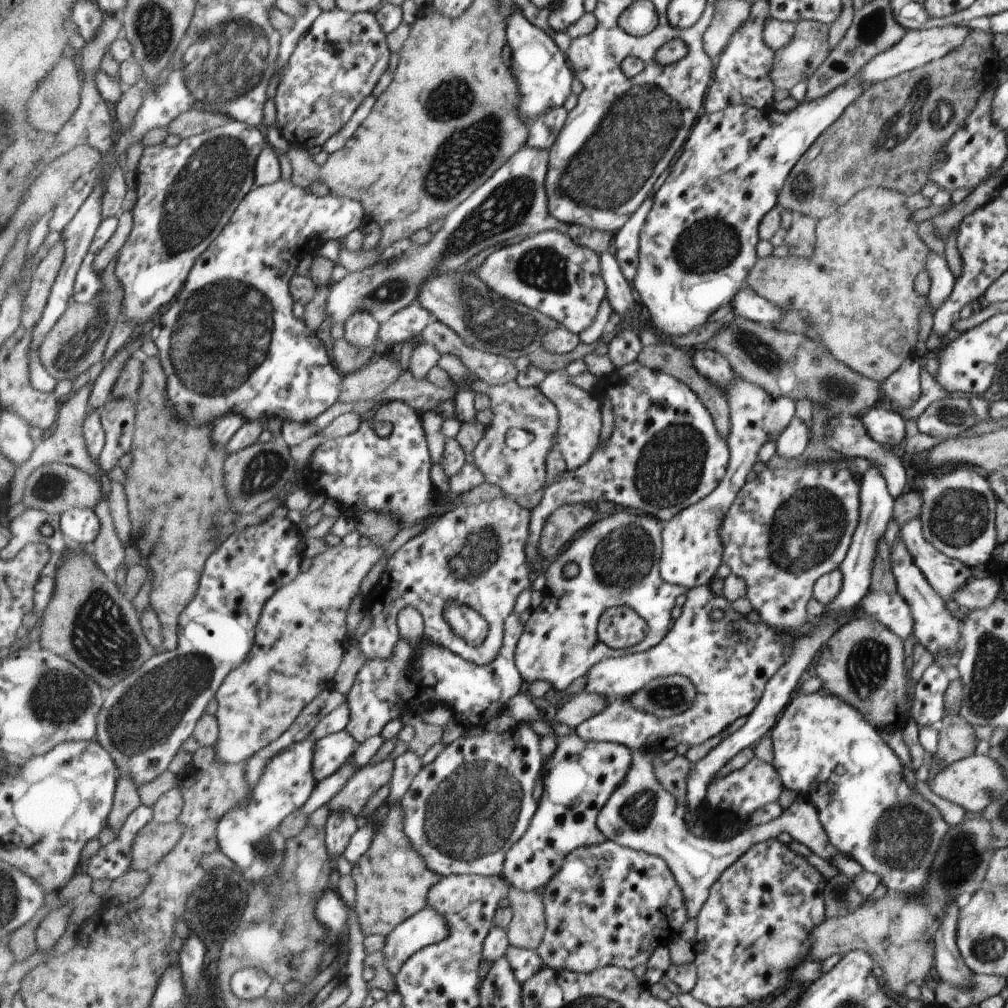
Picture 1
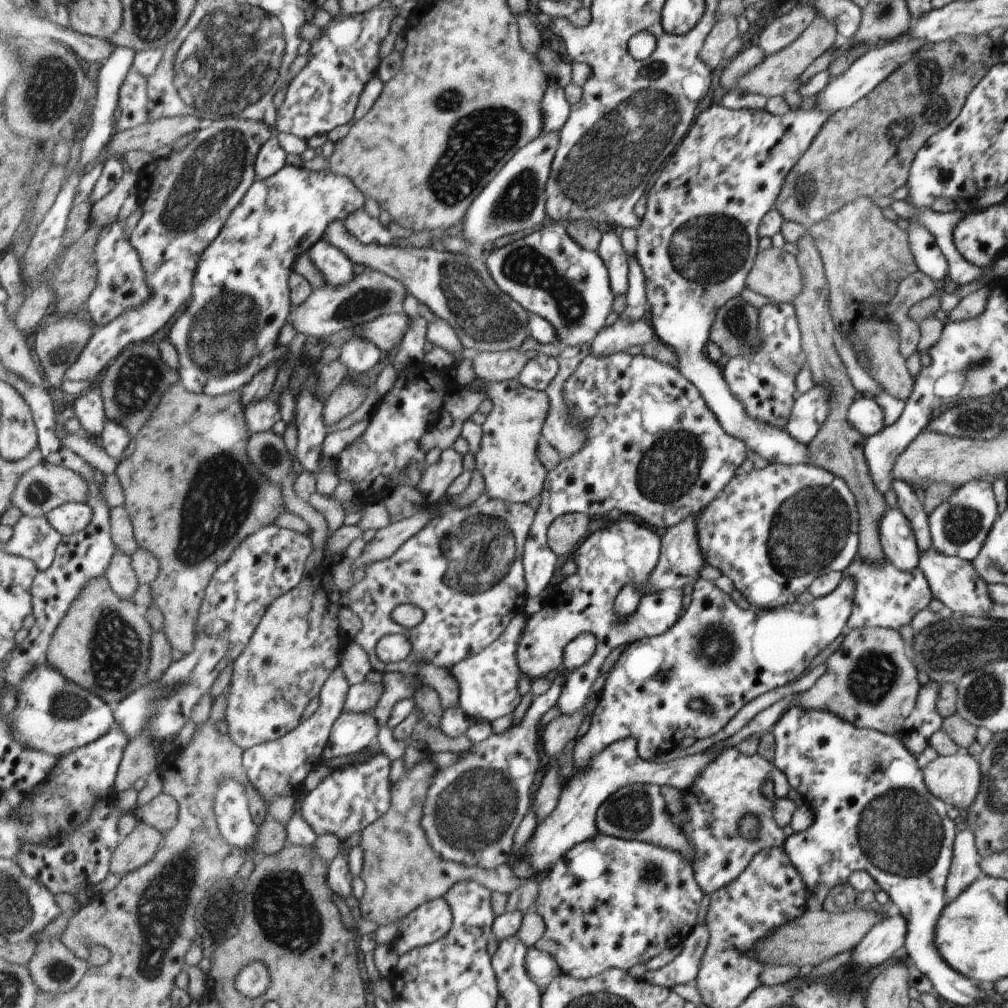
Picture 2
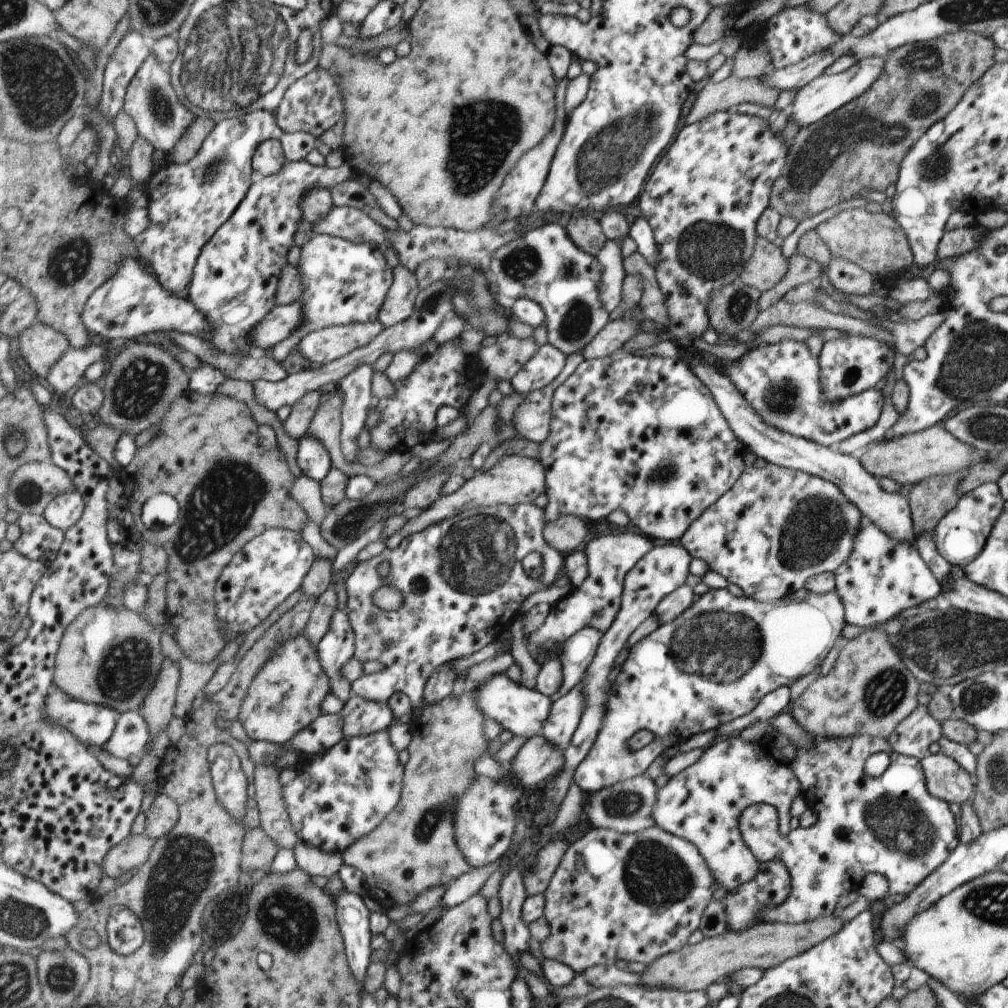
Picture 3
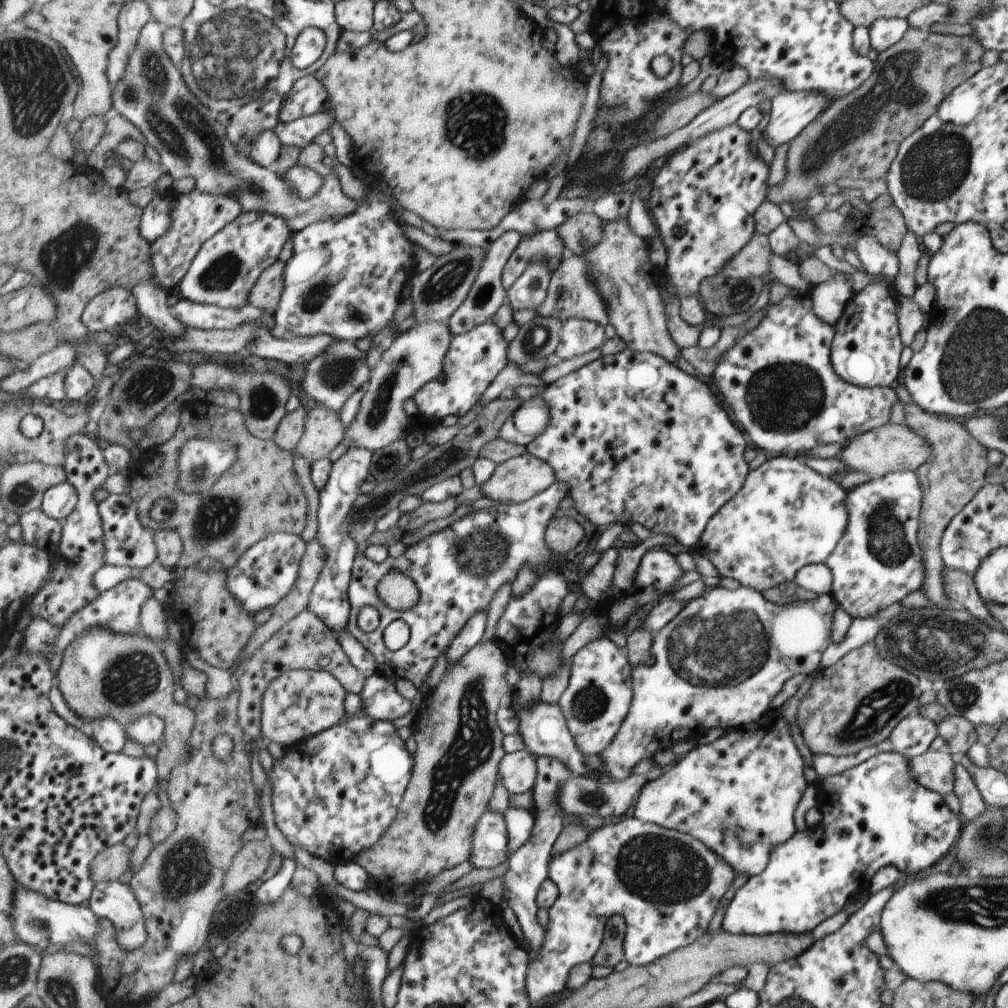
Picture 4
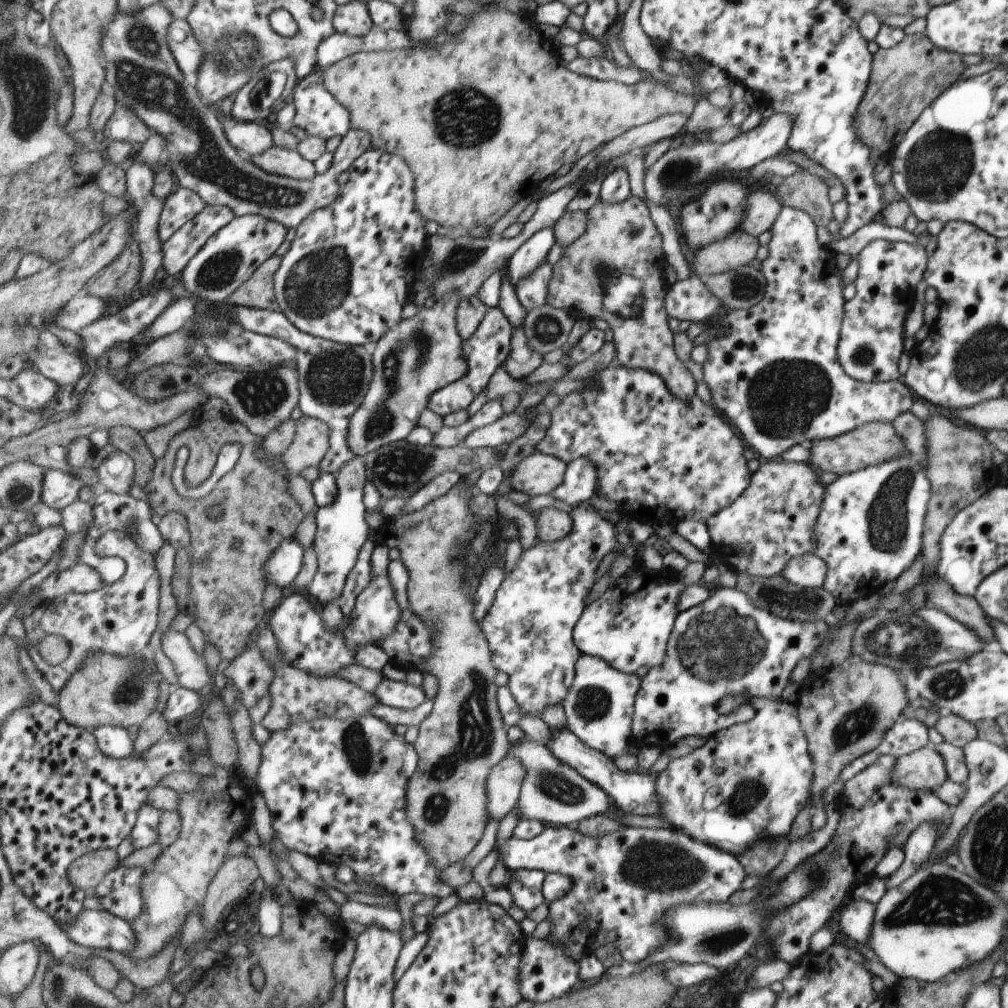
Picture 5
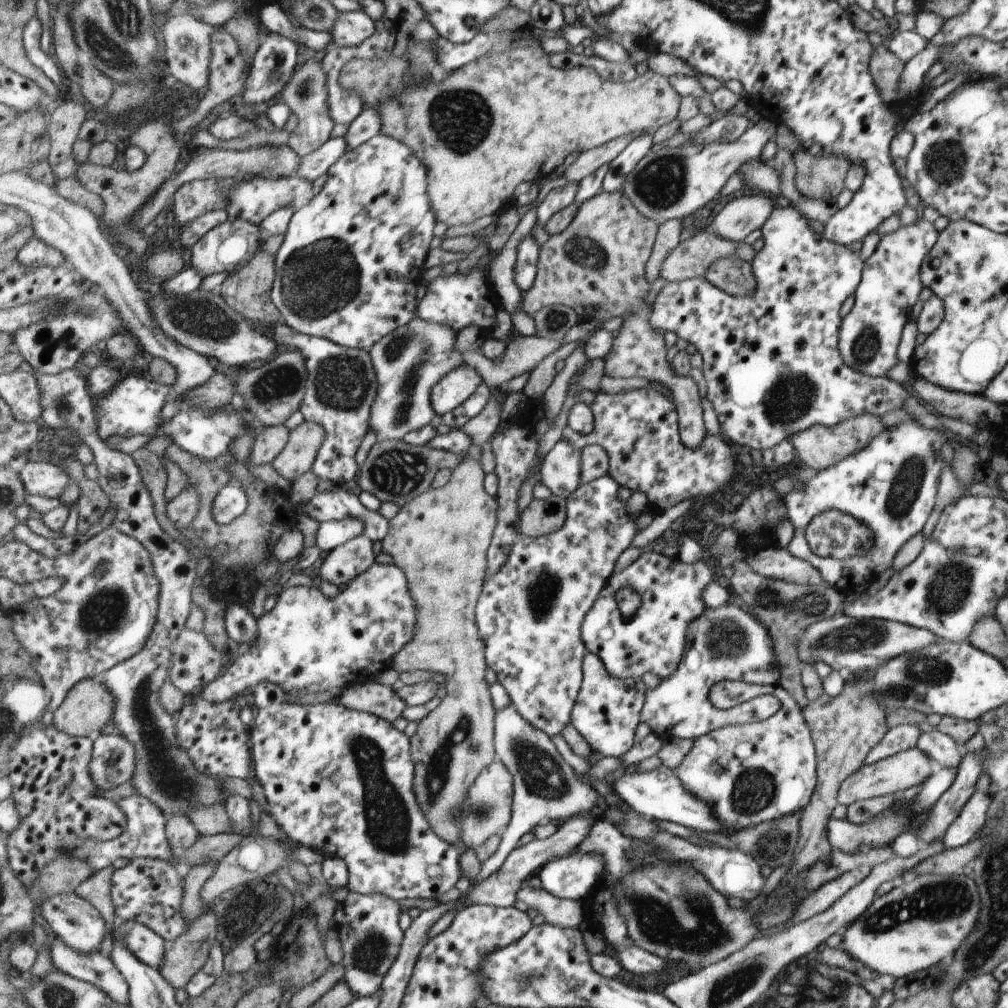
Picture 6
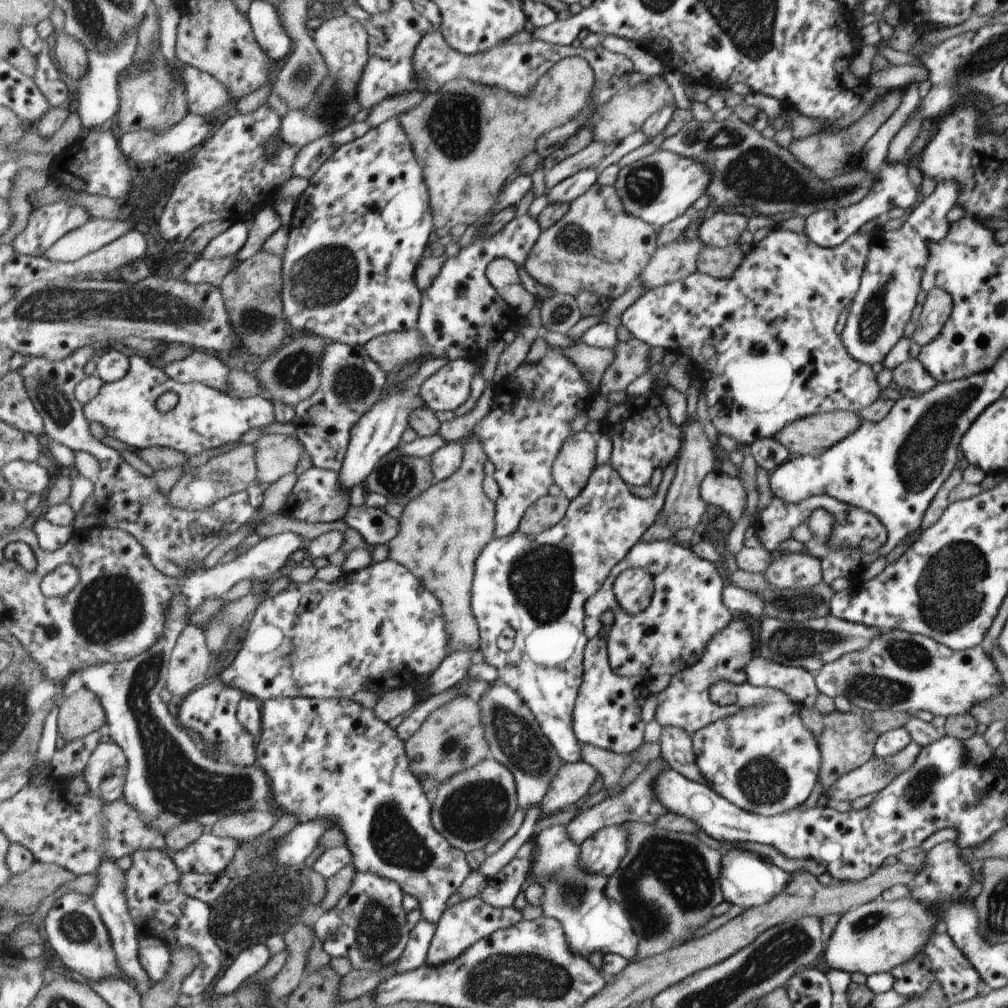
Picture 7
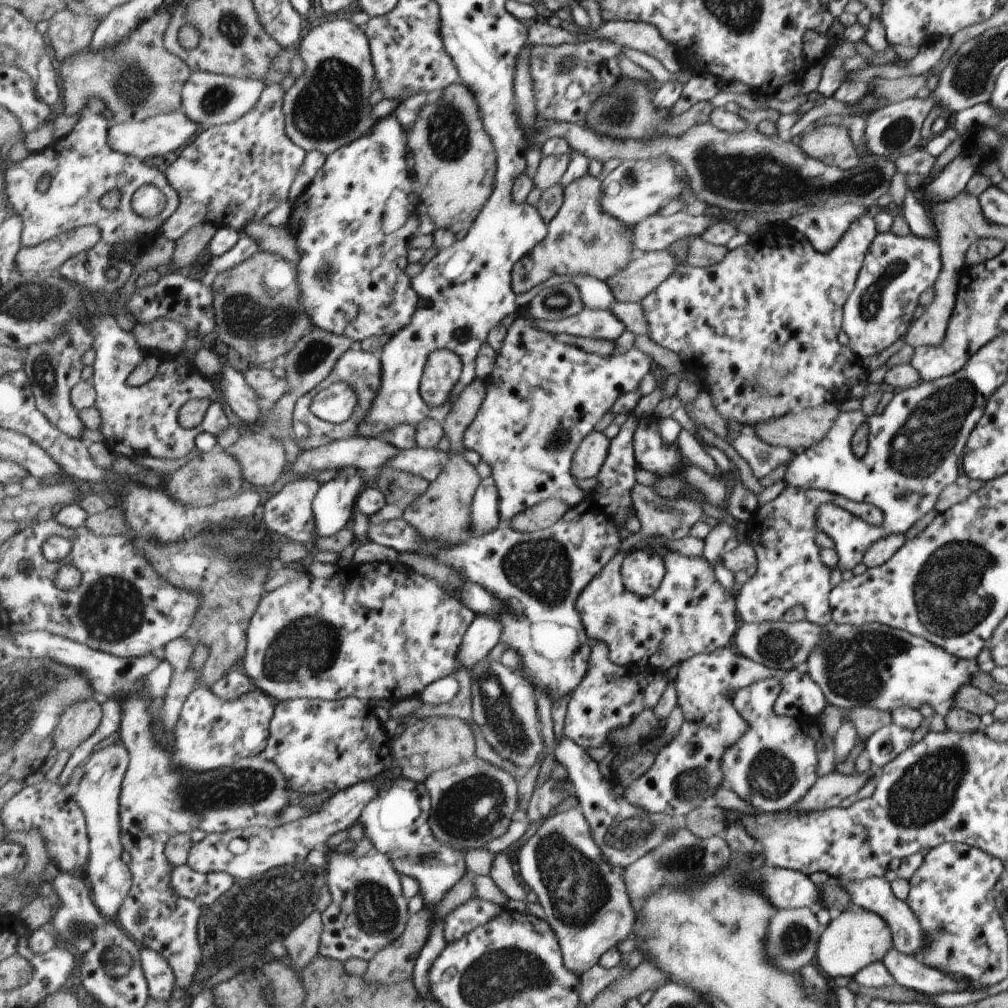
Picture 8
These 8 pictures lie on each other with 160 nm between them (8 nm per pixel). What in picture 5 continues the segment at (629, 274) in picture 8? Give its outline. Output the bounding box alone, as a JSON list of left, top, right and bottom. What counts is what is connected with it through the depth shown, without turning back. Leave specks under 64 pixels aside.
[690,230,758,278]

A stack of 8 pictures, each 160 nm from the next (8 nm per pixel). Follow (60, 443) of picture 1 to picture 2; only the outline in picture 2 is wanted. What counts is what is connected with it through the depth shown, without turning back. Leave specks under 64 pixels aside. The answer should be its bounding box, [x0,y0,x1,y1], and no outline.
[105,548,140,600]

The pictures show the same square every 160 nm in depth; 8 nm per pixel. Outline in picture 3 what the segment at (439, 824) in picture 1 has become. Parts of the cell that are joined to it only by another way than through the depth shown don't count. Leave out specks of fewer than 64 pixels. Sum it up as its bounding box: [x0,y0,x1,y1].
[454,627,603,869]

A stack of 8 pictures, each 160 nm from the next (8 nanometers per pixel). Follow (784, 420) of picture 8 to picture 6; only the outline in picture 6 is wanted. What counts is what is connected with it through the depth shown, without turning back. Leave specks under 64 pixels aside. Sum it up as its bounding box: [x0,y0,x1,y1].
[789,414,887,471]

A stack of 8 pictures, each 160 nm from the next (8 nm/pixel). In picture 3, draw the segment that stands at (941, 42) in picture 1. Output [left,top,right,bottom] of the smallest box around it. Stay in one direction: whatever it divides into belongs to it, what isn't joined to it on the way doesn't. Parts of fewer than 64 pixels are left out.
[787,56,884,128]

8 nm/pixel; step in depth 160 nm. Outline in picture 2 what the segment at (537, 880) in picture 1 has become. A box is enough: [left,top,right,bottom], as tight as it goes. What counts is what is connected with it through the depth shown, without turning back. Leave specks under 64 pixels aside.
[509,738,720,878]

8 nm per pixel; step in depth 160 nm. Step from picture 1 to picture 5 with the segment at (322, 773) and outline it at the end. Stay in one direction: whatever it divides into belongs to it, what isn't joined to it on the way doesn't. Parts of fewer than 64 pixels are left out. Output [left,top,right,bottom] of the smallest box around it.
[373,679,427,710]

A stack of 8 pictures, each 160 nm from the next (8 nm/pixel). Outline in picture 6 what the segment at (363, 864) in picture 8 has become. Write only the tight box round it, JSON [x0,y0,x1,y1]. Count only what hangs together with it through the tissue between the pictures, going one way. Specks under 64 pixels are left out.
[334,892,405,997]

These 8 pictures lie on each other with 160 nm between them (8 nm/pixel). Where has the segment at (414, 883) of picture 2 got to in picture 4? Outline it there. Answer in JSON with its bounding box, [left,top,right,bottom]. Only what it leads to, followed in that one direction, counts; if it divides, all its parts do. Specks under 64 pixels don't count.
[354,640,512,886]

